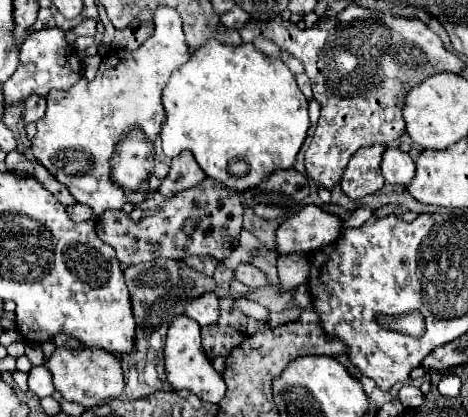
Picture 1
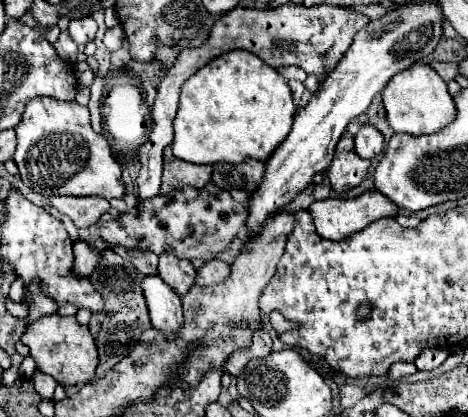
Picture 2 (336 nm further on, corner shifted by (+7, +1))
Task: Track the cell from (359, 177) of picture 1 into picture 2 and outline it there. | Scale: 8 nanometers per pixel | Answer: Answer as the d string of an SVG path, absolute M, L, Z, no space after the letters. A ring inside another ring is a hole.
M344 134L336 146L334 160L326 172L332 190L346 192L346 190L358 186L364 180L368 166L370 166L370 160L364 160L364 158L356 156L356 152L354 152L354 138Z

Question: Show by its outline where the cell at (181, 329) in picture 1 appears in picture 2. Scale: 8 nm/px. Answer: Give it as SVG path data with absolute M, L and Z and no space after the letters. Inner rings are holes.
M144 276L142 294L146 298L150 322L158 330L176 332L182 324L182 302L180 296L160 276Z

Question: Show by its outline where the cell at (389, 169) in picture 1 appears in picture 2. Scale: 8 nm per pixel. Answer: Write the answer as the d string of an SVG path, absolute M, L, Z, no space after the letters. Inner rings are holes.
M364 124L358 134L354 136L354 144L356 144L356 154L360 158L374 158L374 156L380 156L382 150L384 150L384 138L382 134L370 126L370 124Z

